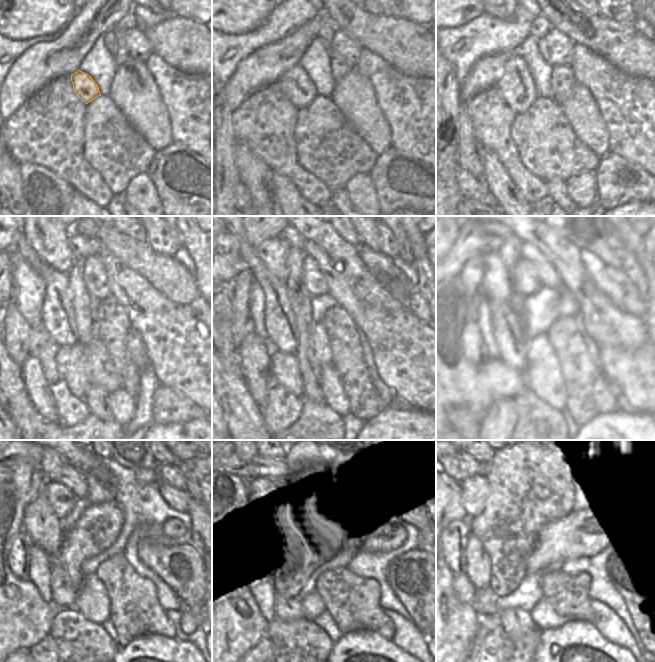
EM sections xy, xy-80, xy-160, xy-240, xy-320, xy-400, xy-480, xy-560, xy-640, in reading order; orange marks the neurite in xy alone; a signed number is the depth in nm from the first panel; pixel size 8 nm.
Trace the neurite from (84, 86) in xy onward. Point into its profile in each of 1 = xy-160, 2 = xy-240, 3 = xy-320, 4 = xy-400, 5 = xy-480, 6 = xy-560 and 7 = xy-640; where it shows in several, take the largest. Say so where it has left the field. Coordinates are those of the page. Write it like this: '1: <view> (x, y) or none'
1: xy-160 (517, 87)
2: xy-240 (57, 316)
3: xy-320 (280, 325)
4: xy-400 (508, 331)
5: xy-480 (64, 593)
6: xy-560 (286, 608)
7: xy-640 (515, 622)

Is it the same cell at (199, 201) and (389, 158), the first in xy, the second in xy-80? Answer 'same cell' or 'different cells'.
same cell

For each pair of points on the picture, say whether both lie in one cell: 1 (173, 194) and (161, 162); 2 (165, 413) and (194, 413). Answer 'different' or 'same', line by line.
1: same
2: same

